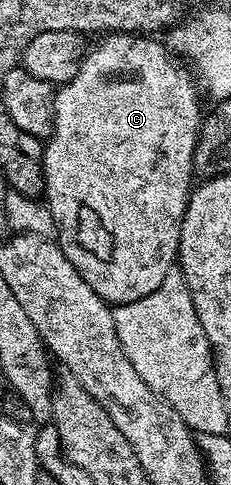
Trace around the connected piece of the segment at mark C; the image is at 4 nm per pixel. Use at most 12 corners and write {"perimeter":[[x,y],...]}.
{"perimeter":[[113,32],[52,97],[42,200],[109,306],[174,271],[202,111]]}

